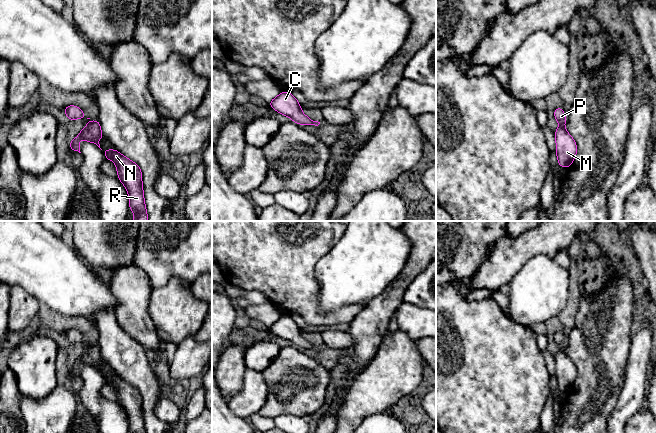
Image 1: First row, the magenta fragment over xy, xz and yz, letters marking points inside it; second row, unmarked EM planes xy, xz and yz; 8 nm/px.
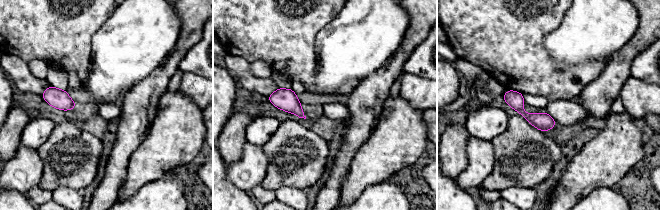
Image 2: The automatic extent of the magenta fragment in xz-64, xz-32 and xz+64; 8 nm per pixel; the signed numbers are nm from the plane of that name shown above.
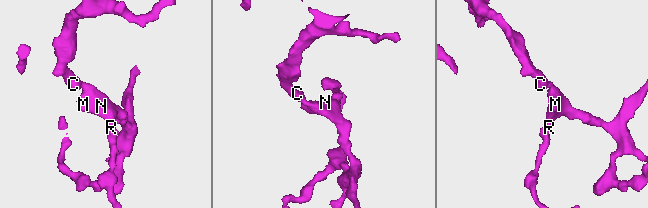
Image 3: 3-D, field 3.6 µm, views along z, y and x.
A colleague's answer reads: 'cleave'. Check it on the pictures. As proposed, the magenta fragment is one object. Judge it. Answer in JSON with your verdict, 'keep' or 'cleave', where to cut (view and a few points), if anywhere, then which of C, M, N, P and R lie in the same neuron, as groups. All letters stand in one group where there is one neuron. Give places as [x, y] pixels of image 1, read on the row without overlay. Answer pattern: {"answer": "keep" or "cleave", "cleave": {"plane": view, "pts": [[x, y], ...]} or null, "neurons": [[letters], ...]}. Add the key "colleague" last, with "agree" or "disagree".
{"answer": "keep", "cleave": null, "neurons": [["C", "M", "N", "P", "R"]], "colleague": "disagree"}

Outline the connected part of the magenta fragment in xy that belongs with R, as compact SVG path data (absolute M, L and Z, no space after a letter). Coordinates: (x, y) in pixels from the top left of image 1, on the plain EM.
M116 373L102 374L106 384L113 384L118 403L126 411L129 419L129 433L146 433L140 391Z

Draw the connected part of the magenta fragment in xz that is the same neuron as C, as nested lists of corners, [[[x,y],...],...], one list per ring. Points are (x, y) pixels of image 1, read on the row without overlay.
[[[281,316],[276,322],[269,326],[269,329],[280,338],[290,341],[293,346],[296,346],[299,349],[318,350],[320,348],[320,346],[312,345],[302,337],[299,326],[291,316]]]

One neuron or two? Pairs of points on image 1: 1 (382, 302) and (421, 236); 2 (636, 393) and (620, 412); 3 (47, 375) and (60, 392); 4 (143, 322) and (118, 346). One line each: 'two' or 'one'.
1: one
2: one
3: two
4: two

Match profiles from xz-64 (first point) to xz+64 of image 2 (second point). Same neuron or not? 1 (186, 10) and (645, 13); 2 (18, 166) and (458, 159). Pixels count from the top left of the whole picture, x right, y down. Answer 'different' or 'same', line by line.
1: same
2: different

